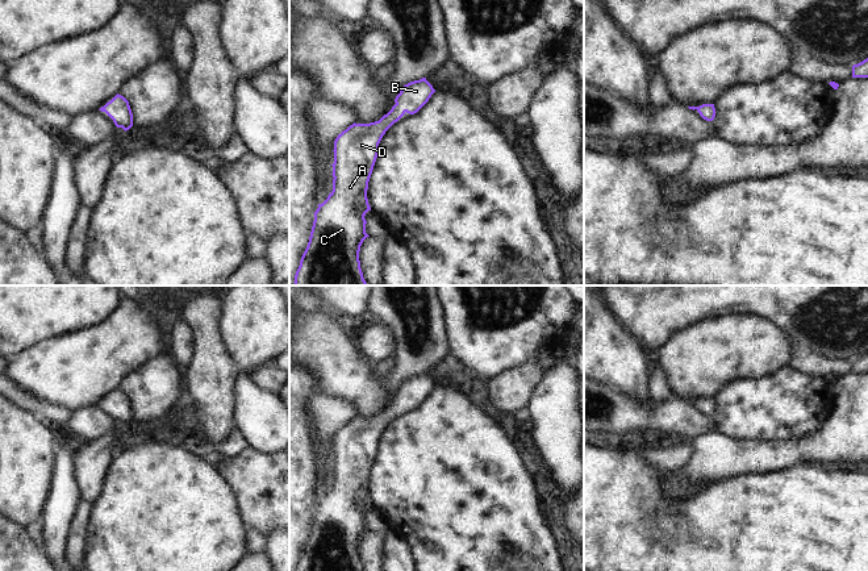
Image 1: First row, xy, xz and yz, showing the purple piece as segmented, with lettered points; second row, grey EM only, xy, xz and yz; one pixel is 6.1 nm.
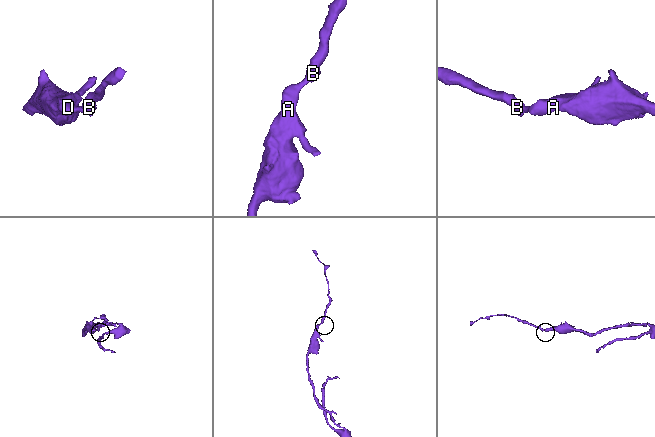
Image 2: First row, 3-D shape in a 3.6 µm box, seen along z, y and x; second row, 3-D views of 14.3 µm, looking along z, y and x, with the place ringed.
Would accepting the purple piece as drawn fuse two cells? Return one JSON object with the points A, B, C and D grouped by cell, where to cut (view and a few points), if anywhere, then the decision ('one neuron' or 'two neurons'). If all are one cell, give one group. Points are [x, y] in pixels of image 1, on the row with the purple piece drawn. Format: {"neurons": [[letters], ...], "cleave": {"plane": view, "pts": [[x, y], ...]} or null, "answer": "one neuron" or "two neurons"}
{"neurons": [["A", "B", "C", "D"]], "cleave": null, "answer": "one neuron"}

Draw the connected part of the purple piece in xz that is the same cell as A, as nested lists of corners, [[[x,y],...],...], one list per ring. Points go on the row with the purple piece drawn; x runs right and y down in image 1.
[[[422,78],[405,84],[395,99],[392,109],[379,121],[352,124],[334,141],[333,191],[318,204],[308,246],[295,275],[295,286],[368,286],[360,268],[359,251],[366,233],[366,213],[371,211],[367,199],[368,182],[385,132],[405,113],[417,113],[435,92]]]

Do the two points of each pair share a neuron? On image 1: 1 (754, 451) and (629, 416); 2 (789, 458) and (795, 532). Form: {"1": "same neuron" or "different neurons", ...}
{"1": "different neurons", "2": "different neurons"}

